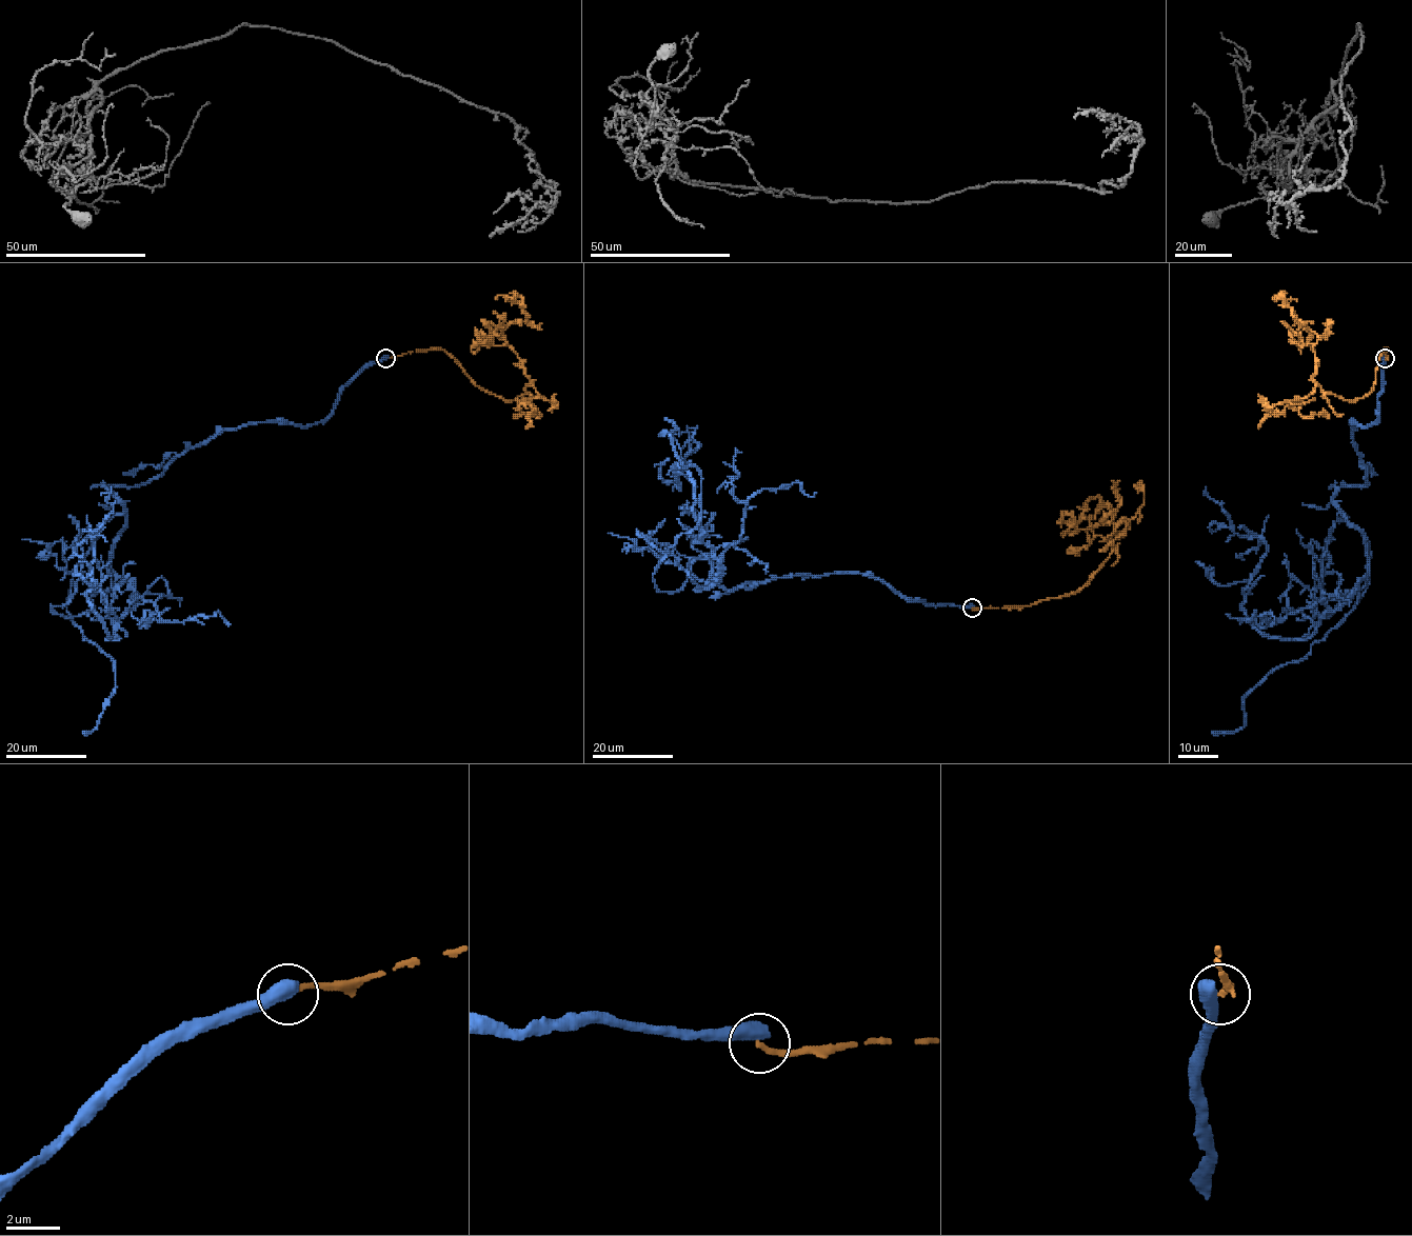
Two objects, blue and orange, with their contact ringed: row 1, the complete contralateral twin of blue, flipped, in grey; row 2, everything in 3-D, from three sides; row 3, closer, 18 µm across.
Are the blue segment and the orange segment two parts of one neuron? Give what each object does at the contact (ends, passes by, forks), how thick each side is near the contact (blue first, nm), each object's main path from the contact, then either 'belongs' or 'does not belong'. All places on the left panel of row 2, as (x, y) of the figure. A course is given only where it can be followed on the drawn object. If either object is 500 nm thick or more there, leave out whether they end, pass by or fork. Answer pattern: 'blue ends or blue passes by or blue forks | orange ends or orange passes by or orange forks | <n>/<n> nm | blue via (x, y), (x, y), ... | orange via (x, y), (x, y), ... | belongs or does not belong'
600/200 nm | blue via (385, 358), (311, 425), (222, 429), (103, 485), (133, 590), (106, 639), (87, 593), (112, 487) | orange via (385, 358), (443, 349), (483, 390), (513, 400), (531, 381), (501, 329), (525, 315), (512, 297), (496, 298) | does not belong

